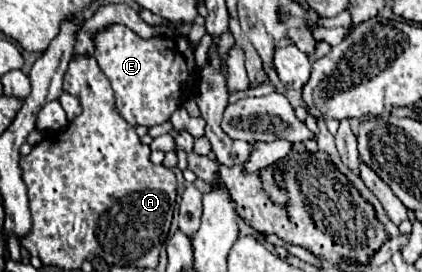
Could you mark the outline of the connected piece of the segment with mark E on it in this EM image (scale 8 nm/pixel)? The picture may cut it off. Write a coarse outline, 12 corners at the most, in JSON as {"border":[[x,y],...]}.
{"border":[[125,26],[95,38],[117,112],[161,124],[193,92],[193,46]]}

